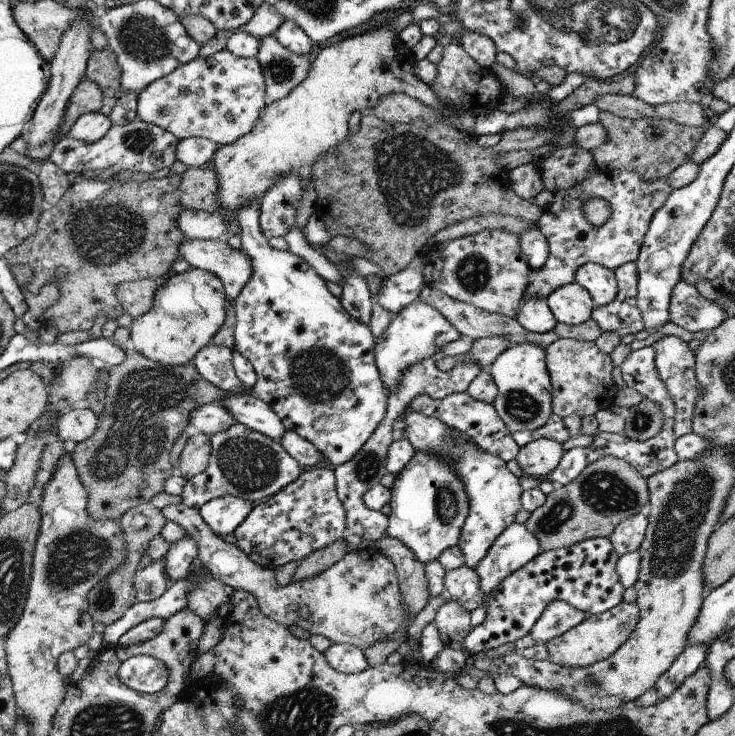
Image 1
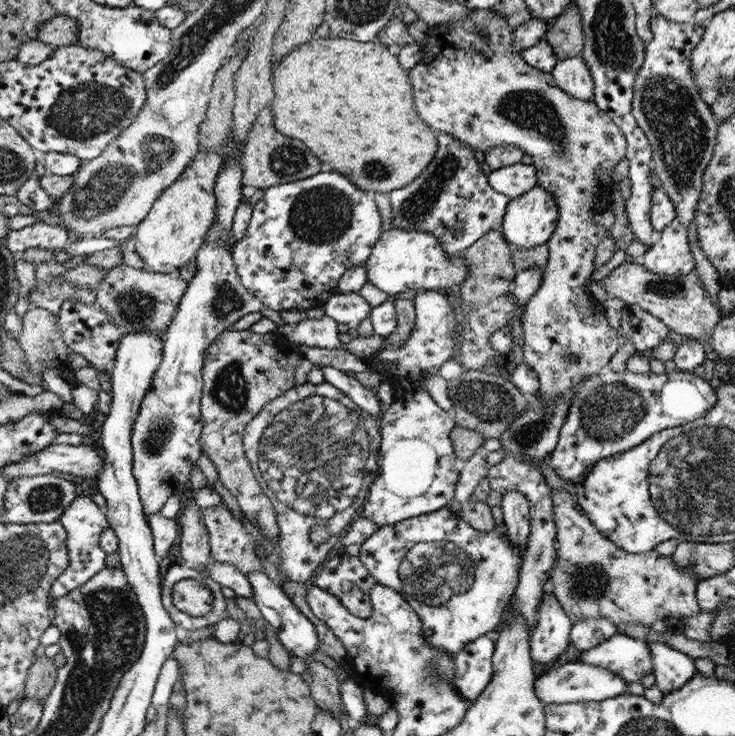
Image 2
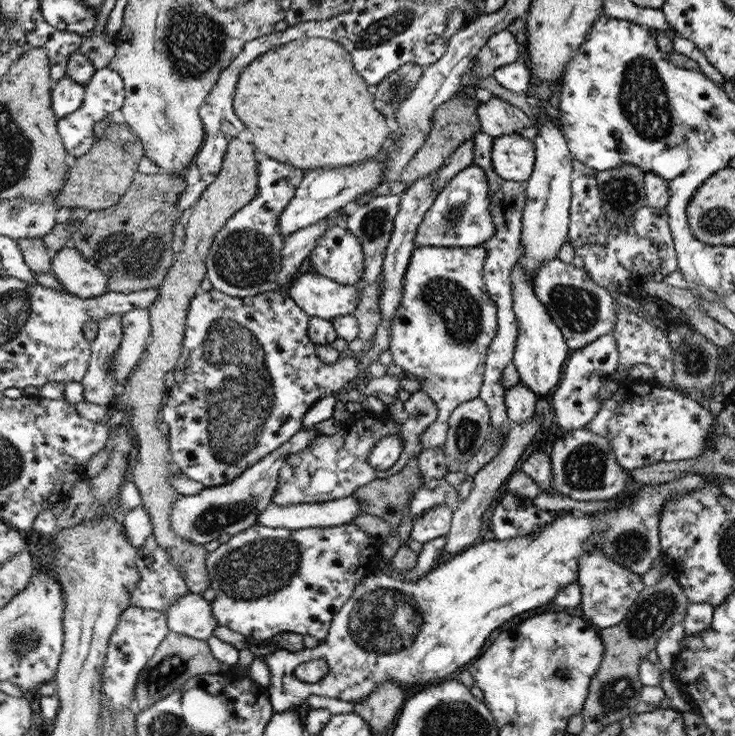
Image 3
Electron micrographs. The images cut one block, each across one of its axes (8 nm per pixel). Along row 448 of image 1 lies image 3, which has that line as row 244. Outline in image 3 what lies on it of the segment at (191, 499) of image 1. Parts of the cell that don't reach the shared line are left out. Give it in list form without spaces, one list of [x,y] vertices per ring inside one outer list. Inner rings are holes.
[[[264,158],[259,162],[259,185],[260,192],[252,202],[236,213],[223,229],[215,236],[211,245],[211,251],[207,254],[207,279],[211,282],[215,290],[227,293],[228,296],[235,298],[248,298],[257,296],[269,291],[274,291],[276,275],[282,268],[282,249],[286,237],[281,235],[278,230],[278,219],[284,213],[286,206],[292,200],[295,191],[301,184],[306,172],[301,169],[274,162],[270,158]]]

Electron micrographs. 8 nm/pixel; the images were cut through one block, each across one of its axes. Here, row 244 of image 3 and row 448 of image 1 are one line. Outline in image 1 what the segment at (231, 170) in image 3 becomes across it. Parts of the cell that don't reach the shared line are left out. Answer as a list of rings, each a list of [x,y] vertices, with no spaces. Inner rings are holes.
[[[194,434],[194,436],[189,437],[184,445],[177,460],[176,469],[186,480],[196,477],[207,469],[211,452],[211,435]]]

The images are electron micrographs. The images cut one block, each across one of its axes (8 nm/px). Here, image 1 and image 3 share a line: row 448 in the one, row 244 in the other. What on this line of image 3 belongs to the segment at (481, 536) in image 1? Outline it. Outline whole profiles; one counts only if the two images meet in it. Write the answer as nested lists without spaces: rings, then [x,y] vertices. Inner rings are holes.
[[[472,164],[462,172],[458,172],[436,196],[434,205],[426,212],[417,229],[414,239],[415,248],[432,245],[437,247],[481,246],[483,242],[494,238],[496,234],[494,222],[490,214],[488,182],[486,182],[484,170]]]

